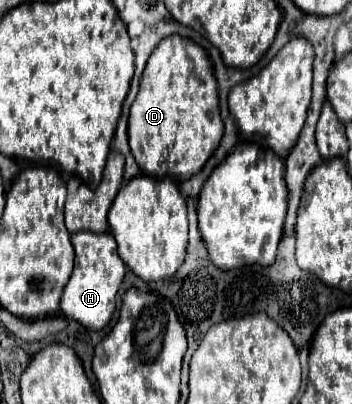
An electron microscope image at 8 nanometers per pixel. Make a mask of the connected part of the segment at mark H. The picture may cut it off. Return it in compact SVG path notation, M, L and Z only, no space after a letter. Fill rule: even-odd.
M76 232L72 234L72 244L76 250L76 262L70 282L66 284L60 300L60 312L86 328L100 330L110 322L116 310L116 294L122 284L126 266L118 254L118 244L114 242L114 236L110 232Z

